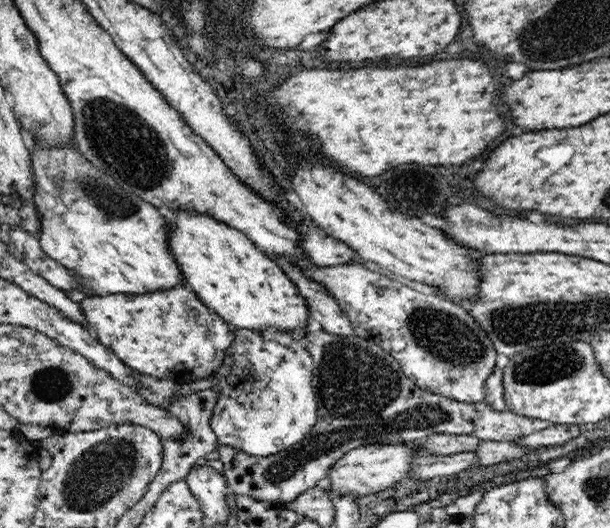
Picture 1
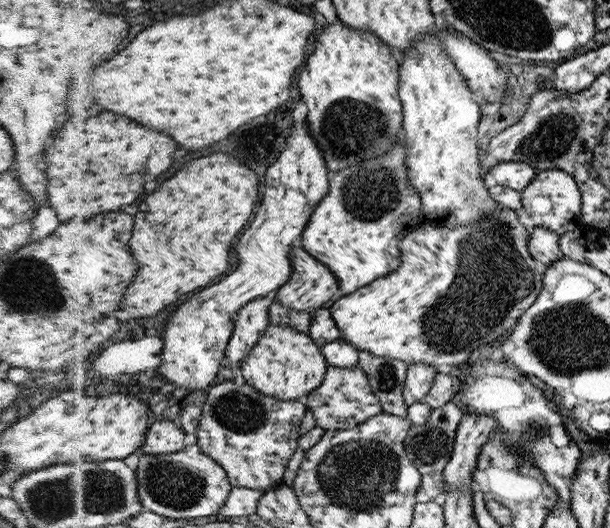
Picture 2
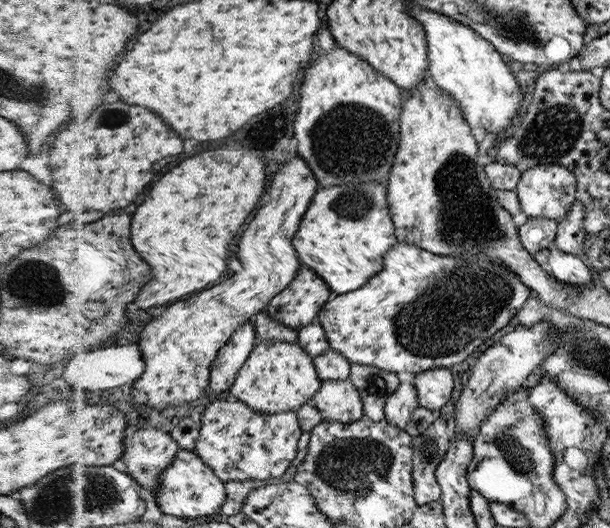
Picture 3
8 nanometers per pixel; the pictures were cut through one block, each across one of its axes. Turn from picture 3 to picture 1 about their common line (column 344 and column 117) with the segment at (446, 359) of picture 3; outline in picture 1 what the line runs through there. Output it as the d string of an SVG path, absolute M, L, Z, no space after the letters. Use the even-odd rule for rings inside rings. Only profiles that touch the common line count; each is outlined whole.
M184 286L154 293L92 295L79 302L85 326L106 348L138 373L176 381L178 384L214 377L228 350L236 342L236 333L221 316L205 305L198 295Z

